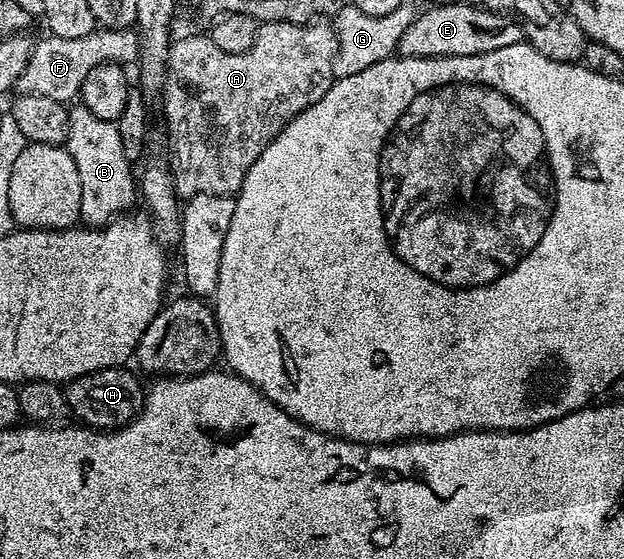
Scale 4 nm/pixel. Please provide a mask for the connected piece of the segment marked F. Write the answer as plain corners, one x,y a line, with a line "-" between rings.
95,28
88,36
76,36
76,40
64,40
55,34
45,37
33,43
28,64
16,83
18,94
39,94
70,104
81,95
86,77
97,66
107,63
134,64
138,60
138,31
134,28

